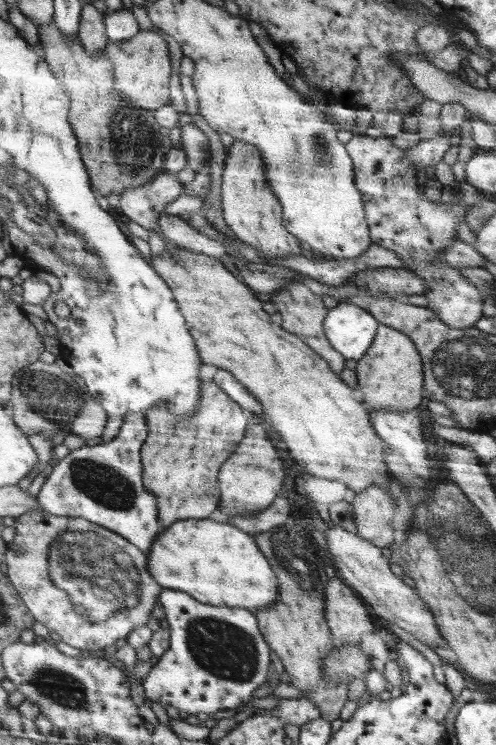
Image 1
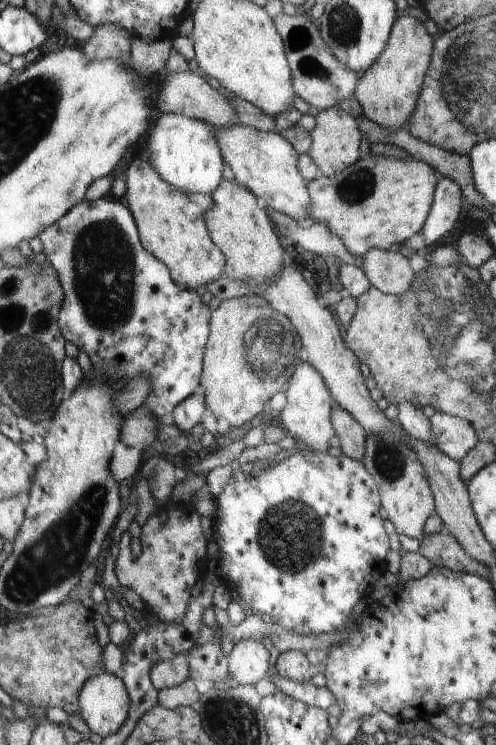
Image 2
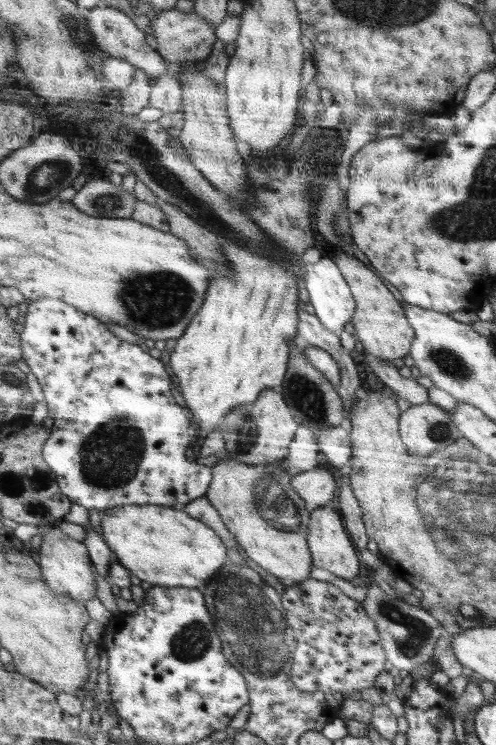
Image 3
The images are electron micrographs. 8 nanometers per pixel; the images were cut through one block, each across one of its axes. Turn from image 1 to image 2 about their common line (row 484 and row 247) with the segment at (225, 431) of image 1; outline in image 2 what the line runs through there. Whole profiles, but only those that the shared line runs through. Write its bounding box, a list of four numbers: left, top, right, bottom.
[122,152,225,291]

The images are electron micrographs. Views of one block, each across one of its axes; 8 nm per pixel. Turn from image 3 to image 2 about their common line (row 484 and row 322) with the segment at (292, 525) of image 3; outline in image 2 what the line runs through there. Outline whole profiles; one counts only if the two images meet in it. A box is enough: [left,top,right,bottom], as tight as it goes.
[202,297,304,426]

